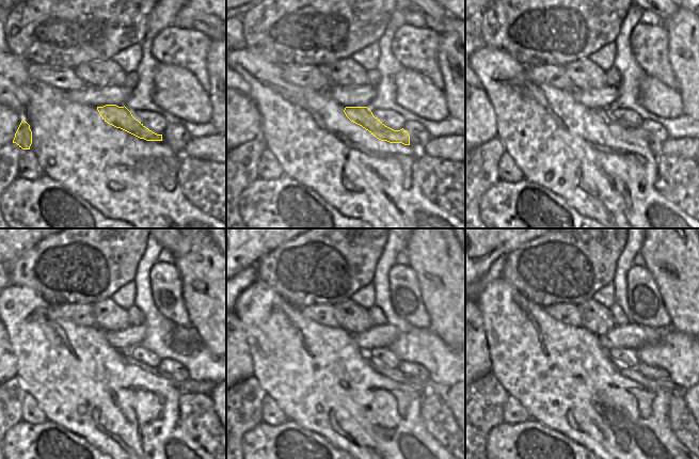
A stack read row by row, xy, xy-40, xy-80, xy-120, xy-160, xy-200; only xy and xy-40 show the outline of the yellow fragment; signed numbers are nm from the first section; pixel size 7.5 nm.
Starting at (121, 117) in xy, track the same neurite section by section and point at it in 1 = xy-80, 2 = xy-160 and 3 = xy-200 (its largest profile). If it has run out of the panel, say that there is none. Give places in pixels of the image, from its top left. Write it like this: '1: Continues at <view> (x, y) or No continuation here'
1: Continues at xy-80 (634, 136)
2: Continues at xy-160 (395, 375)
3: Continues at xy-200 (632, 374)

